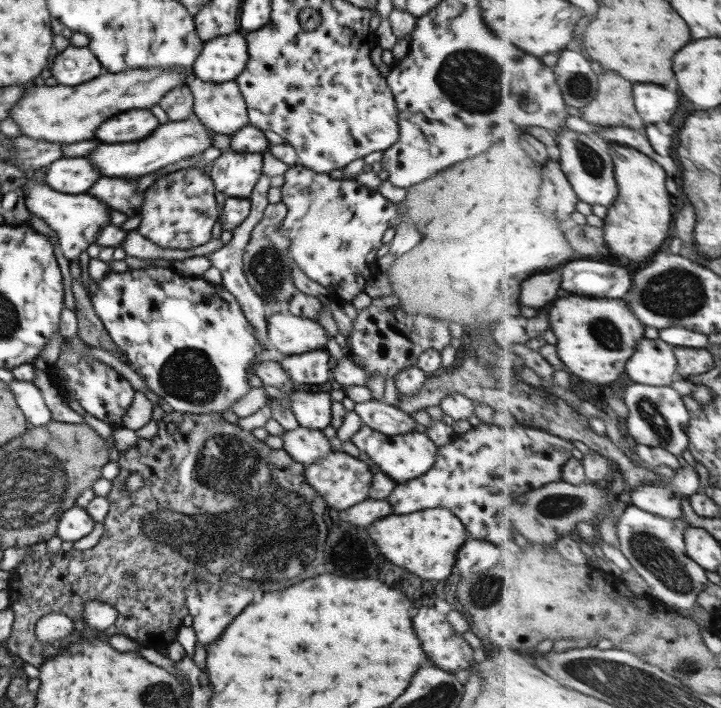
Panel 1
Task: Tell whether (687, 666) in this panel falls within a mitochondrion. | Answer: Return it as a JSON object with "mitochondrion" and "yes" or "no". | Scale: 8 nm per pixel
{"mitochondrion":"yes"}

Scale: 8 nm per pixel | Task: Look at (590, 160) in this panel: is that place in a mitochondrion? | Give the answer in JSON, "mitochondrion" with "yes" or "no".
{"mitochondrion":"yes"}

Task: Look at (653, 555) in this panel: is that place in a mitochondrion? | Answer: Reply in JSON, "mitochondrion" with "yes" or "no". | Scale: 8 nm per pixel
{"mitochondrion":"yes"}

